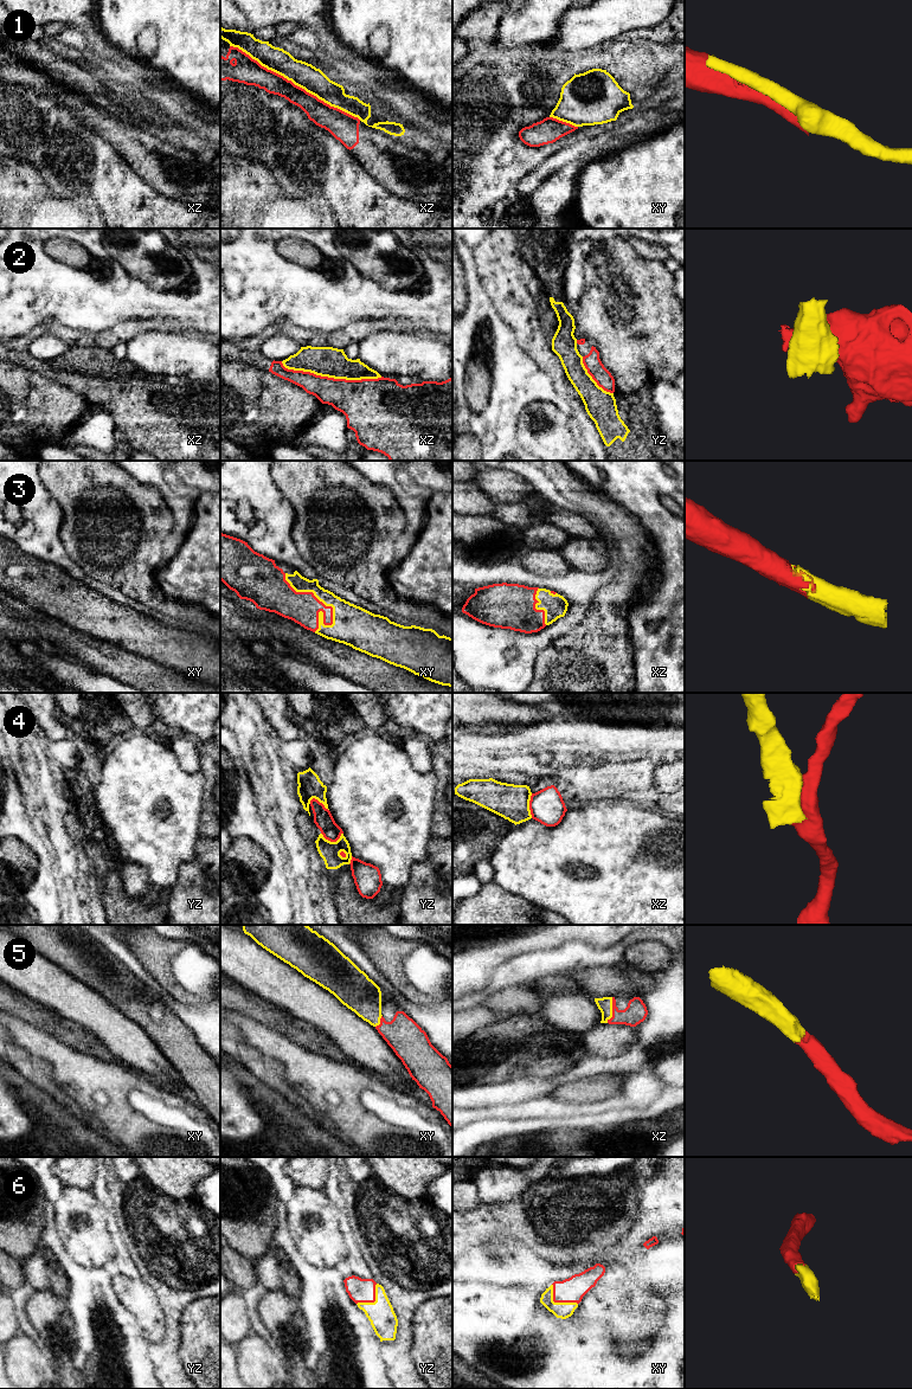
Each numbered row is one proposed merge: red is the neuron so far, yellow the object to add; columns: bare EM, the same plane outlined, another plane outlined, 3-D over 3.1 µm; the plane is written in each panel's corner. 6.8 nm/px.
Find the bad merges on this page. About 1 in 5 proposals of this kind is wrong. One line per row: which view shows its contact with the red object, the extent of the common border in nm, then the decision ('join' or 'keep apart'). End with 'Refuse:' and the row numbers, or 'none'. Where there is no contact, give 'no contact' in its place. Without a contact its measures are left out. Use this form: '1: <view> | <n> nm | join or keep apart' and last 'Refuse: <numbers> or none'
1: xz | 1000 nm | keep apart
2: xz | 700 nm | keep apart
3: xy | 480 nm | join
4: yz | 150 nm | keep apart
5: xz | 180 nm | join
6: xy | 220 nm | join
Refuse: 1, 2, 4

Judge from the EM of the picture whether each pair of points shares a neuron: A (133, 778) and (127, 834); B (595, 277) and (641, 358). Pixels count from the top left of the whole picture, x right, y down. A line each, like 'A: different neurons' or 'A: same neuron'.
A: same neuron
B: same neuron

